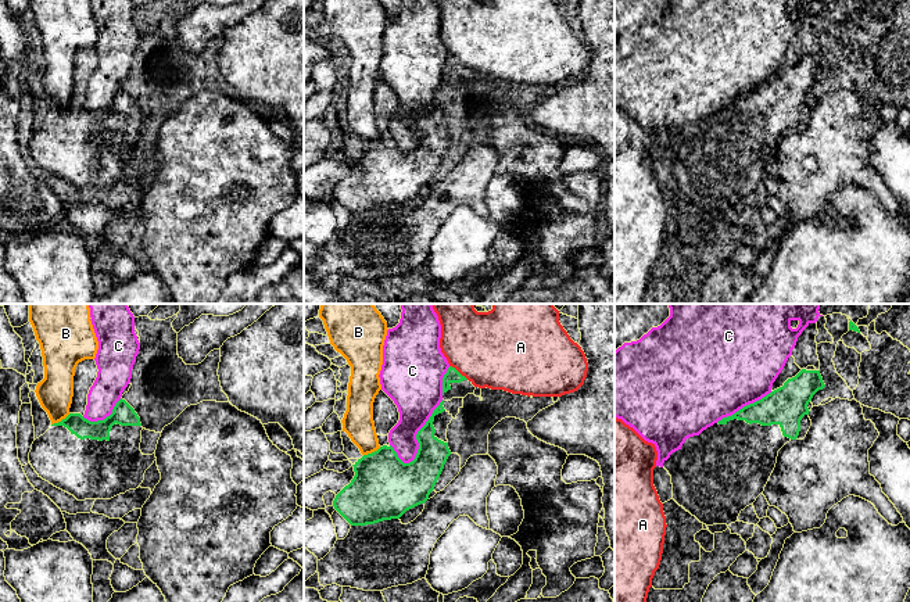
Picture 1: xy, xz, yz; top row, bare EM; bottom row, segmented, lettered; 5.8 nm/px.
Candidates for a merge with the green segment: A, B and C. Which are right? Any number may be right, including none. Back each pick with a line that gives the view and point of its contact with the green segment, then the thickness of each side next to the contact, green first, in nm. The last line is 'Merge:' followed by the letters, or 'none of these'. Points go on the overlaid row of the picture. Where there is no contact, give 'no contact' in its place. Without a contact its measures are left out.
Merge: none of these

